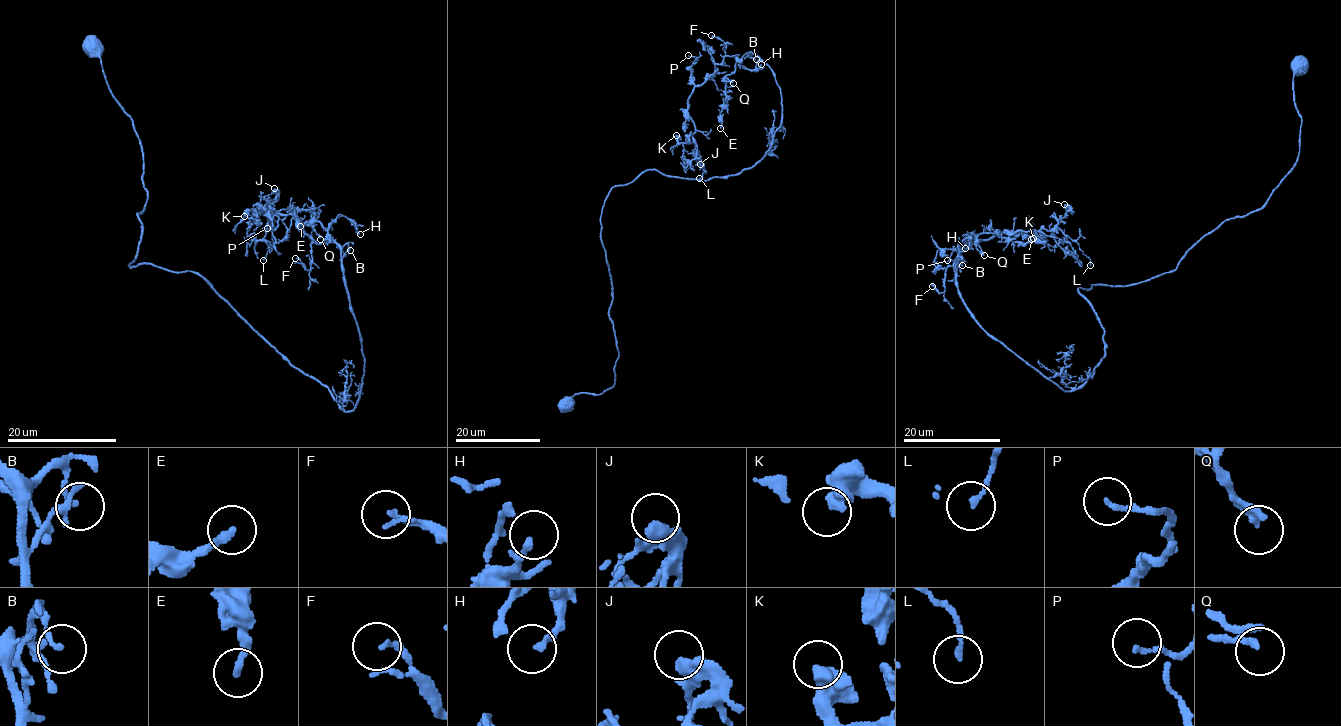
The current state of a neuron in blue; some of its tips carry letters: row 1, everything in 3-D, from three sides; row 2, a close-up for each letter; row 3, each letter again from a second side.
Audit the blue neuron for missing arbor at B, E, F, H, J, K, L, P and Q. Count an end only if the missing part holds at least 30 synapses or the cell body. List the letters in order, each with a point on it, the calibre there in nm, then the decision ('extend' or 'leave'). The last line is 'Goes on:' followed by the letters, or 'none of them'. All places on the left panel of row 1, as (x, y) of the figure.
B: place (350, 250); calibre 130 nm; leave
E: place (300, 226); calibre 200 nm; leave
F: place (295, 258); calibre 170 nm; leave
H: place (360, 234); calibre 200 nm; leave
J: place (274, 188); calibre 280 nm; leave
K: place (244, 216); calibre 480 nm; leave
L: place (263, 260); calibre 150 nm; leave
P: place (267, 228); calibre 160 nm; leave
Q: place (320, 239); calibre 160 nm; leave
Goes on: none of them

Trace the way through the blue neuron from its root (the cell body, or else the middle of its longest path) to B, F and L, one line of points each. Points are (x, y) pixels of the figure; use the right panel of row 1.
B: (1303, 67), (1298, 159), (1262, 206), (1173, 270), (1078, 289), (1106, 354), (1076, 388), (983, 329), (962, 265)
F: (1303, 67), (1262, 206), (1078, 289), (1106, 354), (1076, 388), (983, 329), (959, 260), (932, 286)
L: (1303, 67), (1262, 206), (1078, 289), (1106, 354), (1076, 388), (954, 261), (1046, 229), (1090, 265)

